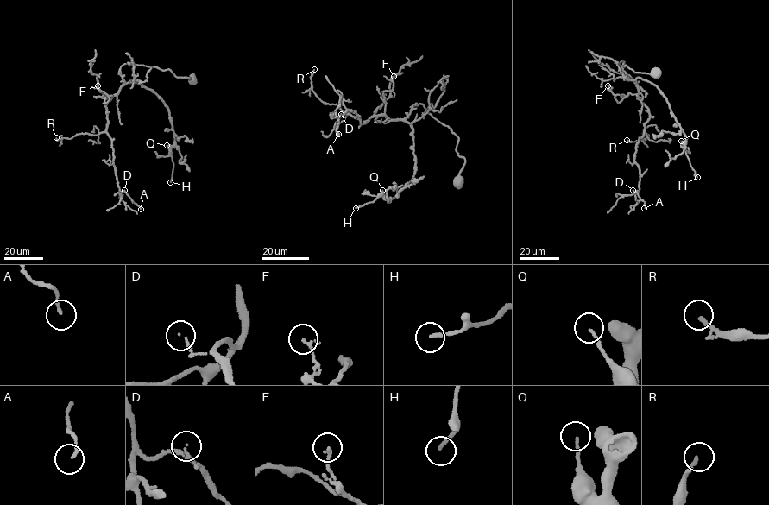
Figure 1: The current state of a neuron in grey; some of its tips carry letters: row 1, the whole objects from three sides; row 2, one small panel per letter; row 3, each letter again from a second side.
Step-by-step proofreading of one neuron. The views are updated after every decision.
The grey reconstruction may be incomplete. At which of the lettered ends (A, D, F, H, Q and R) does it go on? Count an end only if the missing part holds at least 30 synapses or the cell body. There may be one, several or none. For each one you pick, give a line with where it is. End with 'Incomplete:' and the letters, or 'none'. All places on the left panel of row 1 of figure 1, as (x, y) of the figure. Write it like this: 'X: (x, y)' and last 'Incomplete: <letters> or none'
Incomplete: none

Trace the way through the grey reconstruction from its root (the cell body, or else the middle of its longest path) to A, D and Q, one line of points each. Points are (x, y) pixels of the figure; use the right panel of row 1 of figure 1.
A: (657, 75), (634, 72), (620, 61), (649, 115), (634, 157), (639, 174), (636, 192), (644, 208)
D: (657, 75), (634, 72), (620, 61), (649, 115), (636, 145), (639, 184), (639, 191), (633, 190)
Q: (657, 75), (634, 72), (620, 61), (627, 76), (658, 88), (684, 135), (683, 146), (681, 141)

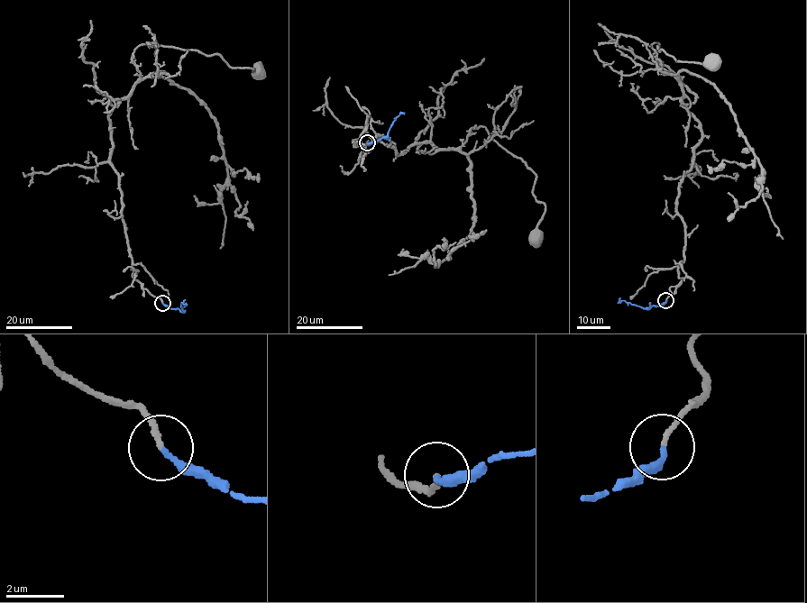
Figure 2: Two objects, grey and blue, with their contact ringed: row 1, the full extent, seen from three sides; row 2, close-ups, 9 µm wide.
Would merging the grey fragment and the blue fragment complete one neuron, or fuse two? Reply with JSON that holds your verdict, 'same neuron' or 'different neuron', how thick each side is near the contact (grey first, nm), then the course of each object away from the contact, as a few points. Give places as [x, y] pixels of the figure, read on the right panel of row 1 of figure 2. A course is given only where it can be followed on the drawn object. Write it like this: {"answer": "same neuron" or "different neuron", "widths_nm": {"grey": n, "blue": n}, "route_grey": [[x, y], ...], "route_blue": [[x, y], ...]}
{"answer": "same neuron", "widths_nm": {"grey": 180, "blue": 180}, "route_grey": [[665, 300], [684, 260], [676, 198], [701, 137], [652, 44], [676, 61], [714, 66]], "route_blue": [[665, 300], [659, 306], [643, 308], [624, 300], [618, 303]]}

